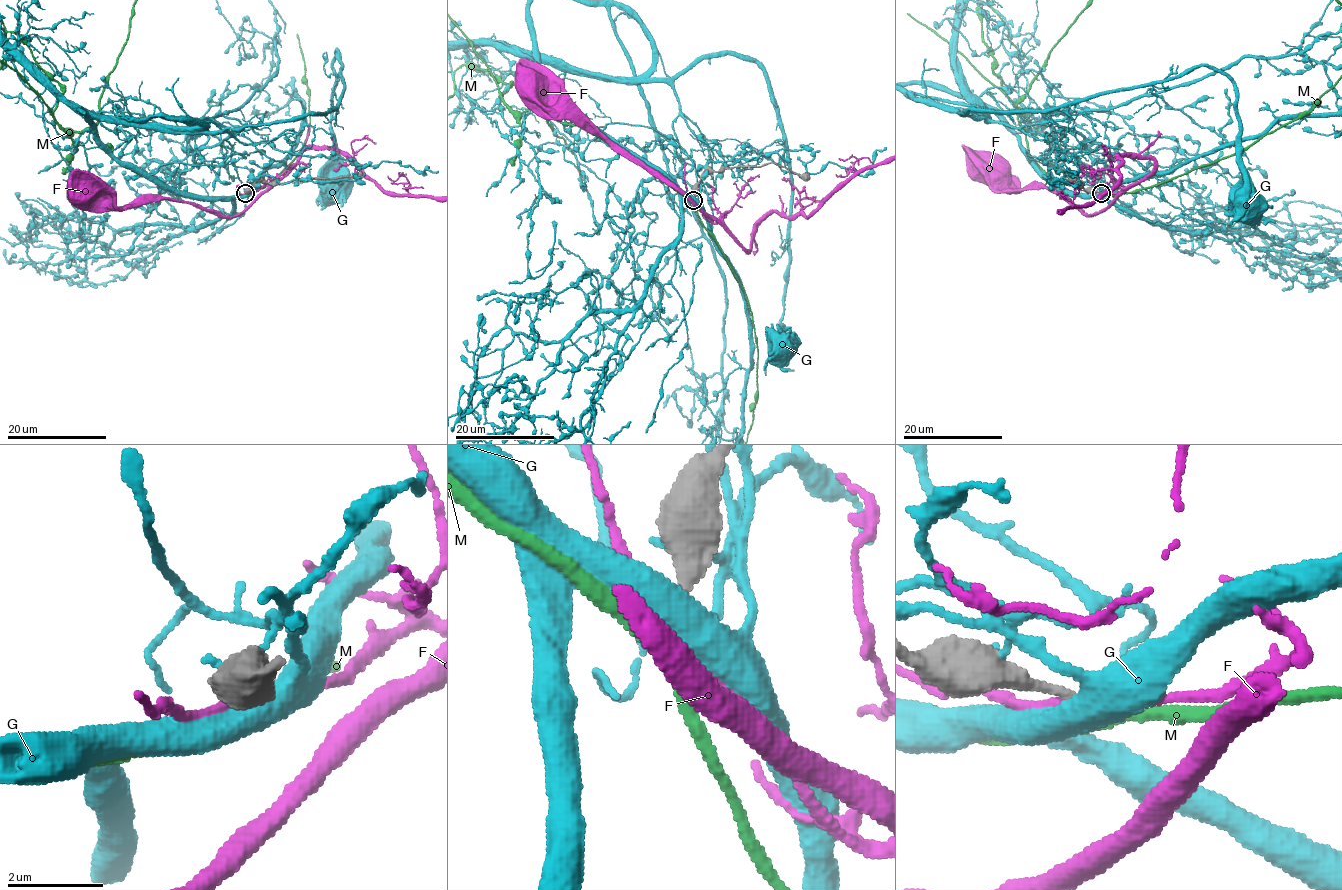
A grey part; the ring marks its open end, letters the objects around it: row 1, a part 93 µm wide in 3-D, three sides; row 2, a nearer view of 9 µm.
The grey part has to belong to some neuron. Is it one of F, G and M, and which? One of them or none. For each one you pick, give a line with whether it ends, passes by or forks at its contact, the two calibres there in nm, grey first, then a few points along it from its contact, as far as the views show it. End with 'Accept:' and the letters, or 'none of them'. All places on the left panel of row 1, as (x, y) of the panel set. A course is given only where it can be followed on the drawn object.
M: it passes by; 200 nm thick on the grey side, 320 nm on the other
Accept: M

